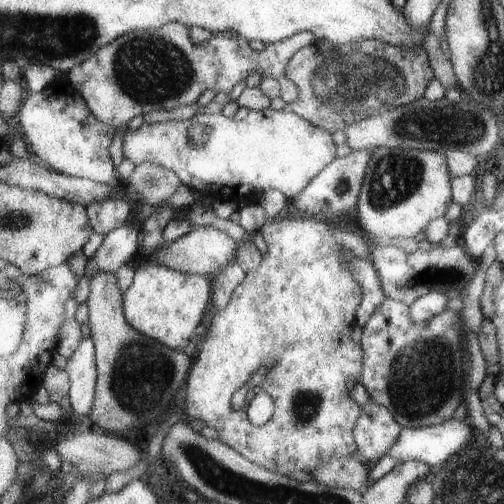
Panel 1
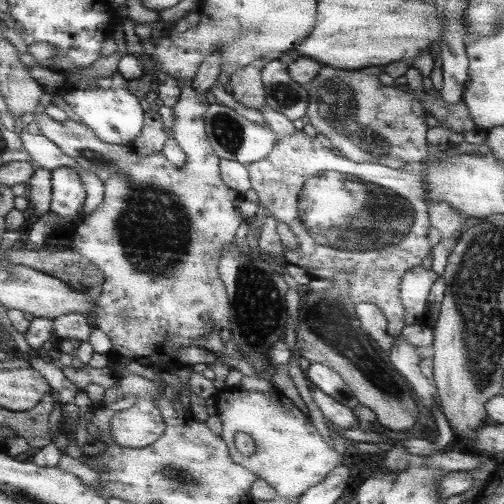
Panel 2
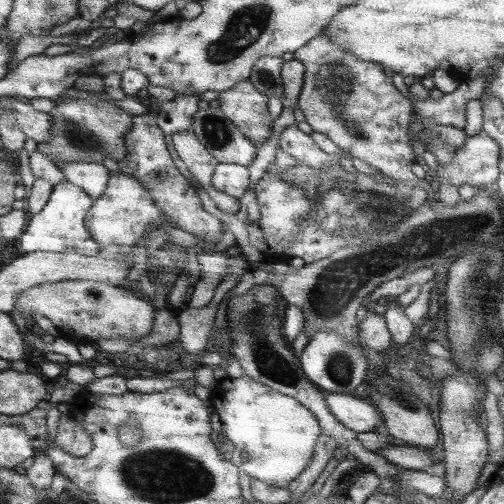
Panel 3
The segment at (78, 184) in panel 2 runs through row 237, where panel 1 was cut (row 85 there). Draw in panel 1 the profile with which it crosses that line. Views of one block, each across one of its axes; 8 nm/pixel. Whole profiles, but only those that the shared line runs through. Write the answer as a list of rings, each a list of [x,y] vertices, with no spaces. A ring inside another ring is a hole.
[[[57,80],[39,94],[31,94],[19,116],[19,130],[27,136],[33,154],[43,166],[73,178],[95,180],[101,184],[115,184],[119,180],[117,168],[111,160],[111,142],[115,130],[103,124],[87,106],[87,100],[73,86],[73,82]]]

